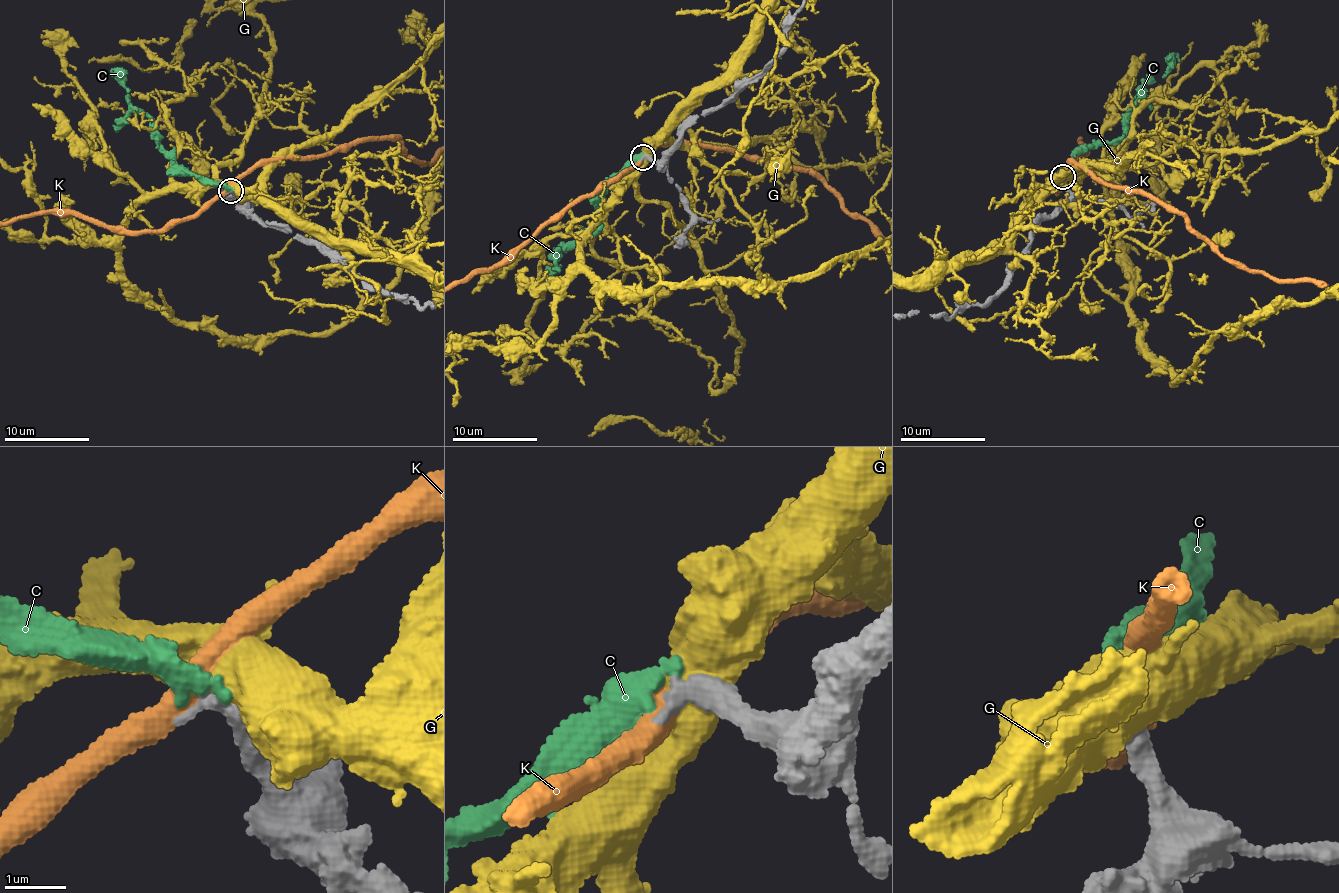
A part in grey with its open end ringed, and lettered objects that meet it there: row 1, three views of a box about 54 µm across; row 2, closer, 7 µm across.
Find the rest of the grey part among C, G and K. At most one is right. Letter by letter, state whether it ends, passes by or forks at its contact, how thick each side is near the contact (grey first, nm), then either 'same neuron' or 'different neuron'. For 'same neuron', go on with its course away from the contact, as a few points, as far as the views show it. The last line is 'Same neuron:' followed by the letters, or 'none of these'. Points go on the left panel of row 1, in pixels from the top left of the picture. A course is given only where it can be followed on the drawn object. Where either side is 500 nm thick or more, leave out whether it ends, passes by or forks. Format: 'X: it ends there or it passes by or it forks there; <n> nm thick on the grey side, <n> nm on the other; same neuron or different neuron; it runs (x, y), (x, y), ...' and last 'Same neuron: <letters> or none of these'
C: it ends there; 360 nm thick on the grey side, 260 nm on the other; same neuron; it runs (232, 190), (205, 183), (171, 159), (149, 120), (131, 105), (125, 84), (115, 69), (111, 76)
G: 420 nm thick on the grey side, 850 nm on the other; different neuron
K: it passes by; 320 nm thick on the grey side, 420 nm on the other; different neuron
Same neuron: C

